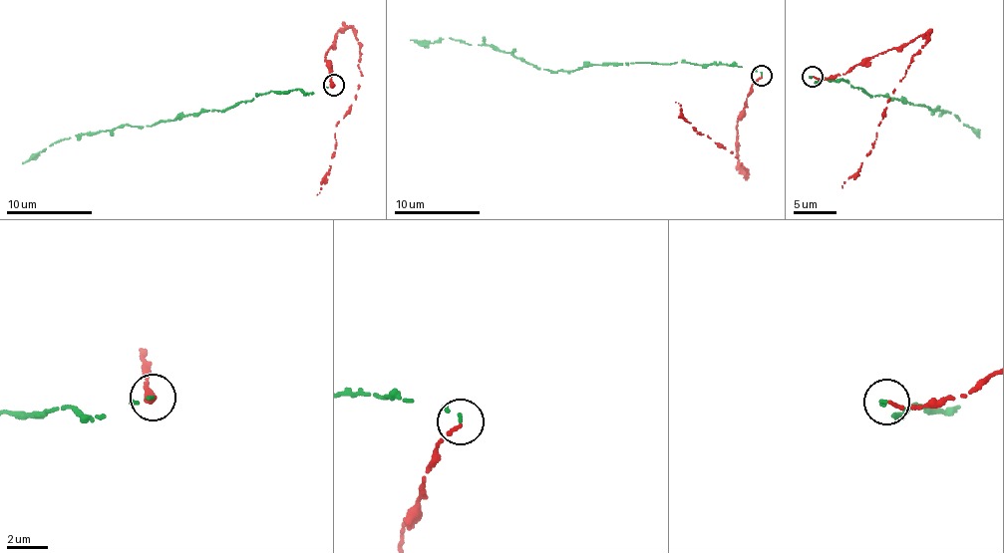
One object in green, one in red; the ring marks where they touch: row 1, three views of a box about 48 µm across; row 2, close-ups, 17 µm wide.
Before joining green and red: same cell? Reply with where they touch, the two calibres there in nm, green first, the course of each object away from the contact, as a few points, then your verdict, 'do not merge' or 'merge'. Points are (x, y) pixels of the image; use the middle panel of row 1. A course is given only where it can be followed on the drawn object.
place (762, 76); calibres 130 and 190 nm; course green (761, 75), (692, 63), (552, 71), (450, 37), (410, 39); course red (761, 77), (737, 123), (738, 162), (745, 176), (743, 162), (696, 132), (675, 102); do not merge

